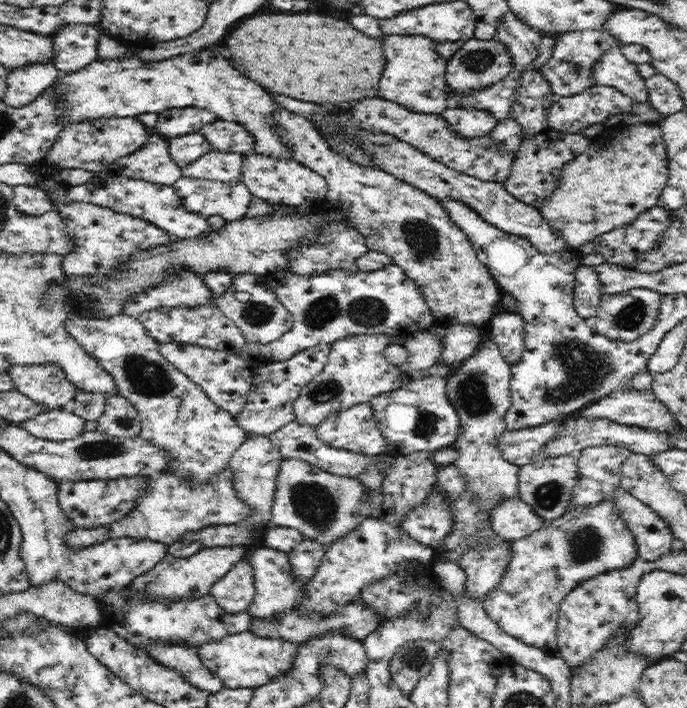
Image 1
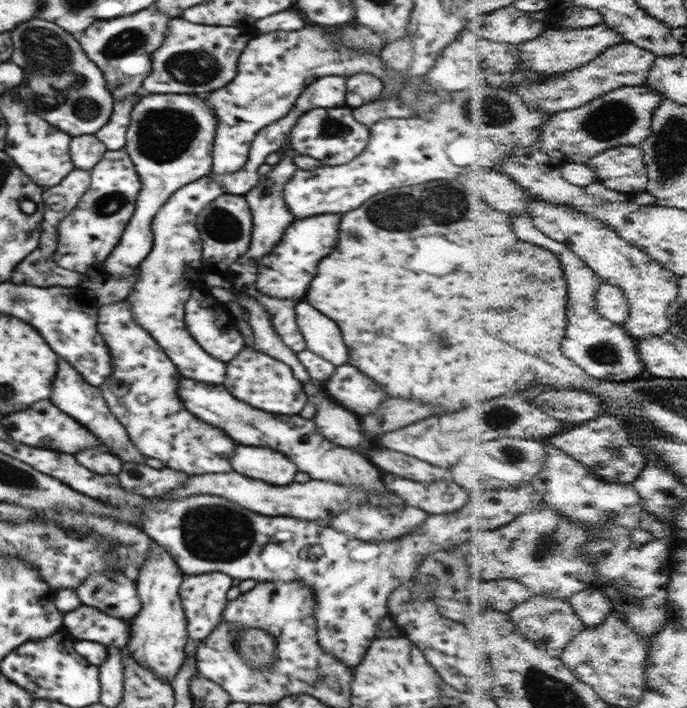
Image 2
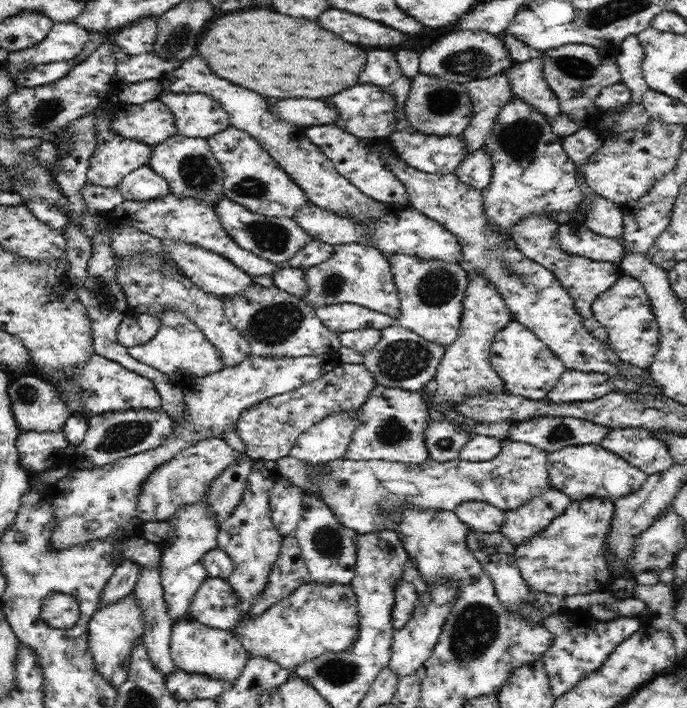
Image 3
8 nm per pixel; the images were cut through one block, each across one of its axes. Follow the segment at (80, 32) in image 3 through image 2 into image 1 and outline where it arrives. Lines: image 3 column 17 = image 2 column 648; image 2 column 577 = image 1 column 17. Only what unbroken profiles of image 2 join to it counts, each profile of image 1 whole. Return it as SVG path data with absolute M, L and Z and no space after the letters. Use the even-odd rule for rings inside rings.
M32 64L26 68L10 70L8 88L2 102L10 108L28 106L49 90L58 74L60 70L52 64Z

